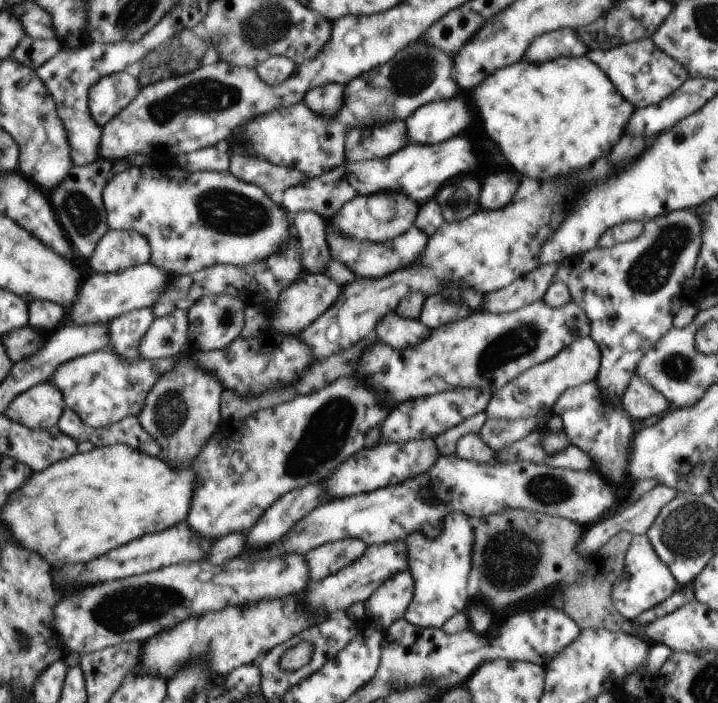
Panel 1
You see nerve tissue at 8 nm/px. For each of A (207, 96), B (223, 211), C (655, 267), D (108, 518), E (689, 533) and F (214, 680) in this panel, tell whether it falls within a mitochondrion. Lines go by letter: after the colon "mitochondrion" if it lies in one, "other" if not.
A: mitochondrion
B: mitochondrion
C: mitochondrion
D: other
E: mitochondrion
F: other

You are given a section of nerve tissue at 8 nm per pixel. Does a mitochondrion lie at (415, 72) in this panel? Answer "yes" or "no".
yes

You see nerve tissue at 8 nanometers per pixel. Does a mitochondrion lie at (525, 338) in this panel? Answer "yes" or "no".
yes

